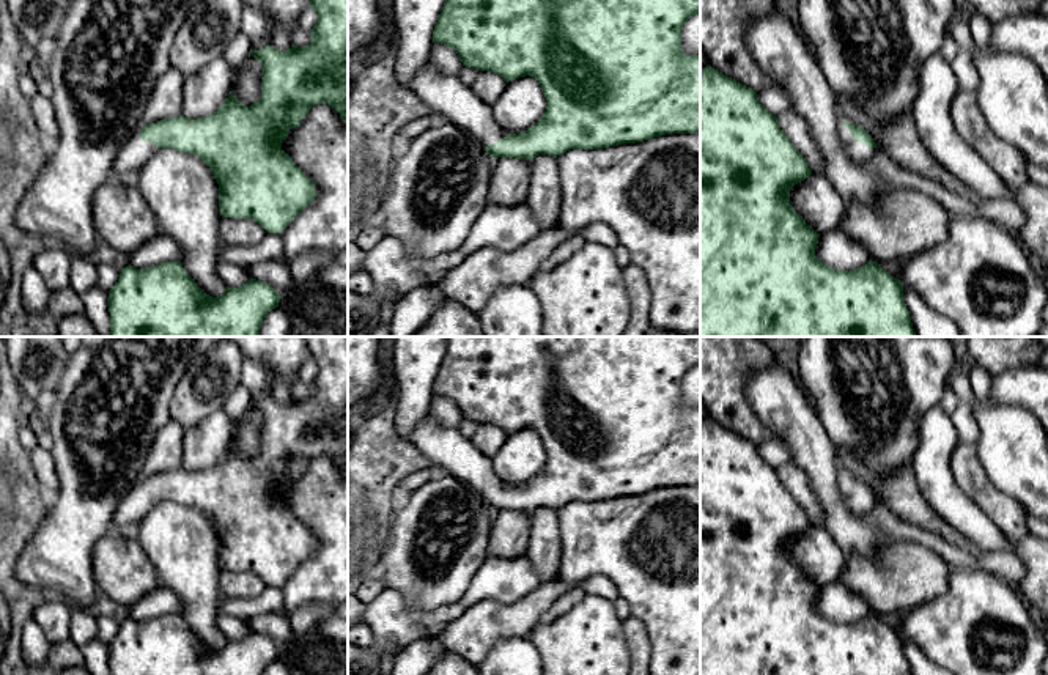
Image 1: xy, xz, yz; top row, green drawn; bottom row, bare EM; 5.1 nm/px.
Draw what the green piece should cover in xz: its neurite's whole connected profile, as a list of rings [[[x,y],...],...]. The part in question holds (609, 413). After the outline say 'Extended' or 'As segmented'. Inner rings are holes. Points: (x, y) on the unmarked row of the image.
[[[445,337],[447,351],[433,382],[433,395],[450,398],[456,403],[463,419],[477,423],[489,423],[508,434],[530,428],[538,433],[546,450],[546,463],[540,474],[521,486],[507,486],[499,478],[491,464],[491,458],[483,455],[470,439],[466,439],[458,430],[439,425],[430,414],[411,431],[409,442],[431,463],[439,474],[475,488],[486,494],[486,505],[494,511],[515,510],[532,513],[540,507],[560,508],[570,502],[600,502],[618,499],[622,496],[636,496],[666,486],[694,486],[700,483],[700,408],[686,408],[681,398],[681,382],[685,374],[700,367],[700,337]]]. Extended

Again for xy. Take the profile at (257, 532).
[[[304,337],[310,360],[318,367],[312,393],[286,404],[274,398],[250,403],[263,419],[261,452],[245,459],[228,447],[212,467],[190,472],[184,467],[142,480],[140,491],[118,500],[112,516],[113,530],[142,518],[159,502],[172,500],[198,508],[219,537],[220,568],[250,571],[268,585],[282,585],[316,549],[313,533],[282,502],[288,483],[299,480],[315,456],[329,456],[348,474],[348,337]]]. Extended

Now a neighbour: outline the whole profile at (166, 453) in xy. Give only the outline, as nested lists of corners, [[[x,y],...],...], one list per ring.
[[[173,419],[161,428],[143,463],[142,478],[183,467],[183,434],[184,428]]]

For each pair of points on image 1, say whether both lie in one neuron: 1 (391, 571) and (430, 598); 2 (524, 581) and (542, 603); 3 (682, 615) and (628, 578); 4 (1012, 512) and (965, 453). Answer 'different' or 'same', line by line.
1: same
2: different
3: same
4: same

